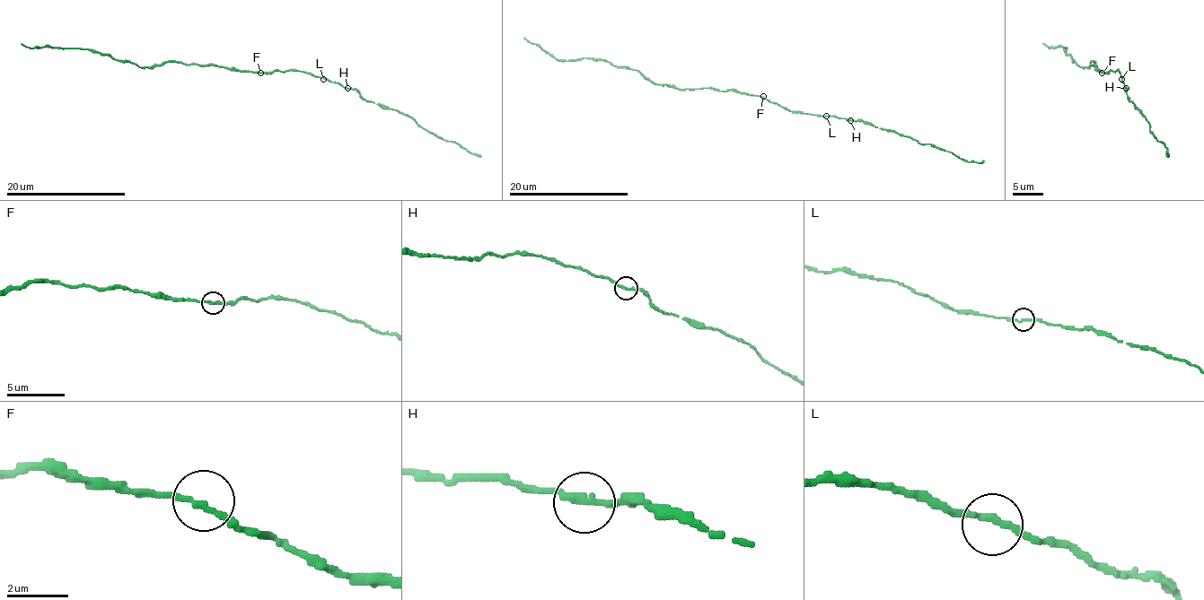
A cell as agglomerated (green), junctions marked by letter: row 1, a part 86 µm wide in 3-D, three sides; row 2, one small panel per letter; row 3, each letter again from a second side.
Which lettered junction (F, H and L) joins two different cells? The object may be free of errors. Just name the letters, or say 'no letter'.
no letter

